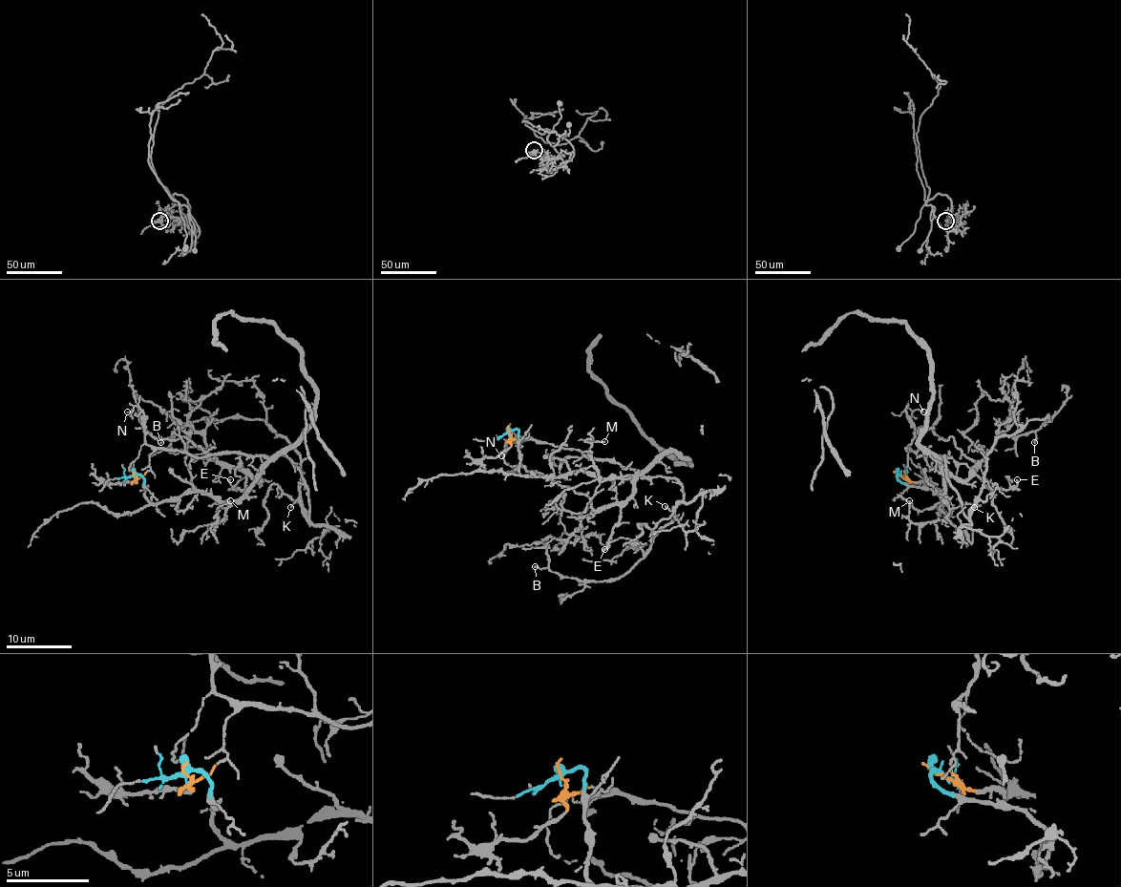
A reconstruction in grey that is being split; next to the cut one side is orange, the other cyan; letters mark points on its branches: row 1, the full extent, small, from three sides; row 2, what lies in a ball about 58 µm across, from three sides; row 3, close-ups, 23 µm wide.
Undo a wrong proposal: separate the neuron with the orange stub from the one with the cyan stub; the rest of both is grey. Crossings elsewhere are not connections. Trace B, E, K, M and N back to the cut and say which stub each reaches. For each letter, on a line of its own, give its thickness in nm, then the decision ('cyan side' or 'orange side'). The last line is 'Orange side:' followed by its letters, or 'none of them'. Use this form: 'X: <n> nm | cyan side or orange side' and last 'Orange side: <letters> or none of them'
B: 110 nm | orange side
E: 120 nm | cyan side
K: 110 nm | orange side
M: 100 nm | cyan side
N: 80 nm | orange side
Orange side: B, K, N

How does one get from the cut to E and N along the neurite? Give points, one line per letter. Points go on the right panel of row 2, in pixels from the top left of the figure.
E: (898, 474), (942, 503), (948, 477), (978, 475), (990, 489), (1017, 478)
N: (897, 474), (906, 477), (906, 457), (915, 431), (906, 407), (923, 411)

